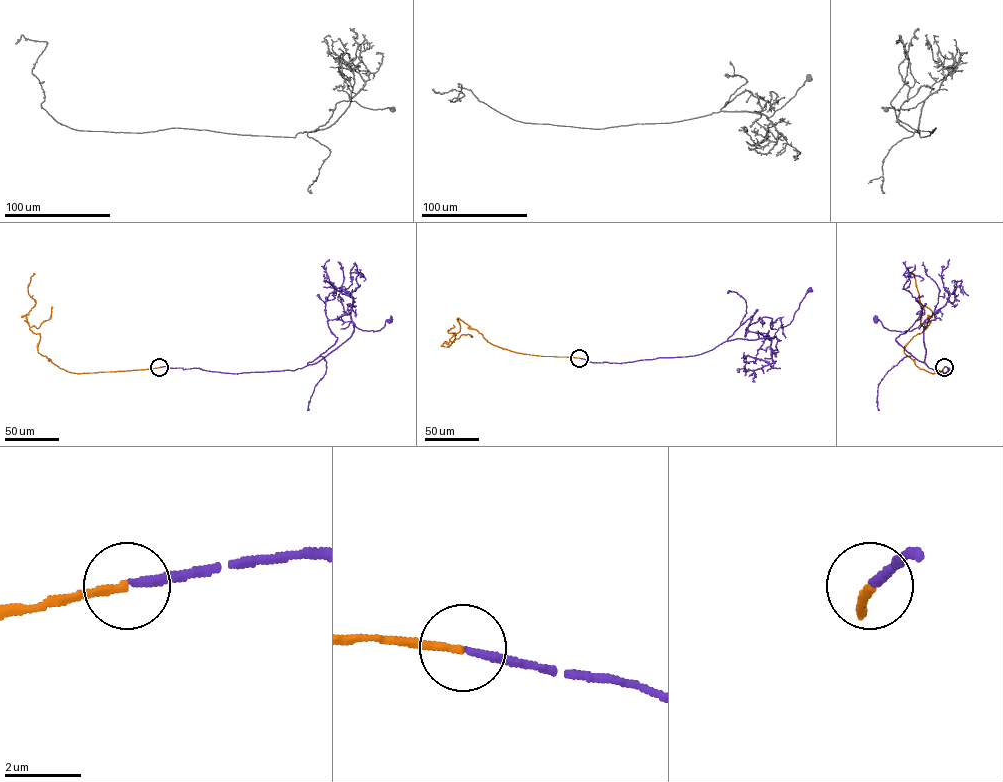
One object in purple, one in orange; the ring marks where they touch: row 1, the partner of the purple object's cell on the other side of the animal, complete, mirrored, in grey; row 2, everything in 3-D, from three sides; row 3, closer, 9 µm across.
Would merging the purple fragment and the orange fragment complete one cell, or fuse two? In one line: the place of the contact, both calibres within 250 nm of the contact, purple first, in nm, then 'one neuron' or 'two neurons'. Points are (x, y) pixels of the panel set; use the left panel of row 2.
at (159, 367); 200 nm thick on the purple side, 200 nm on the other; one neuron

